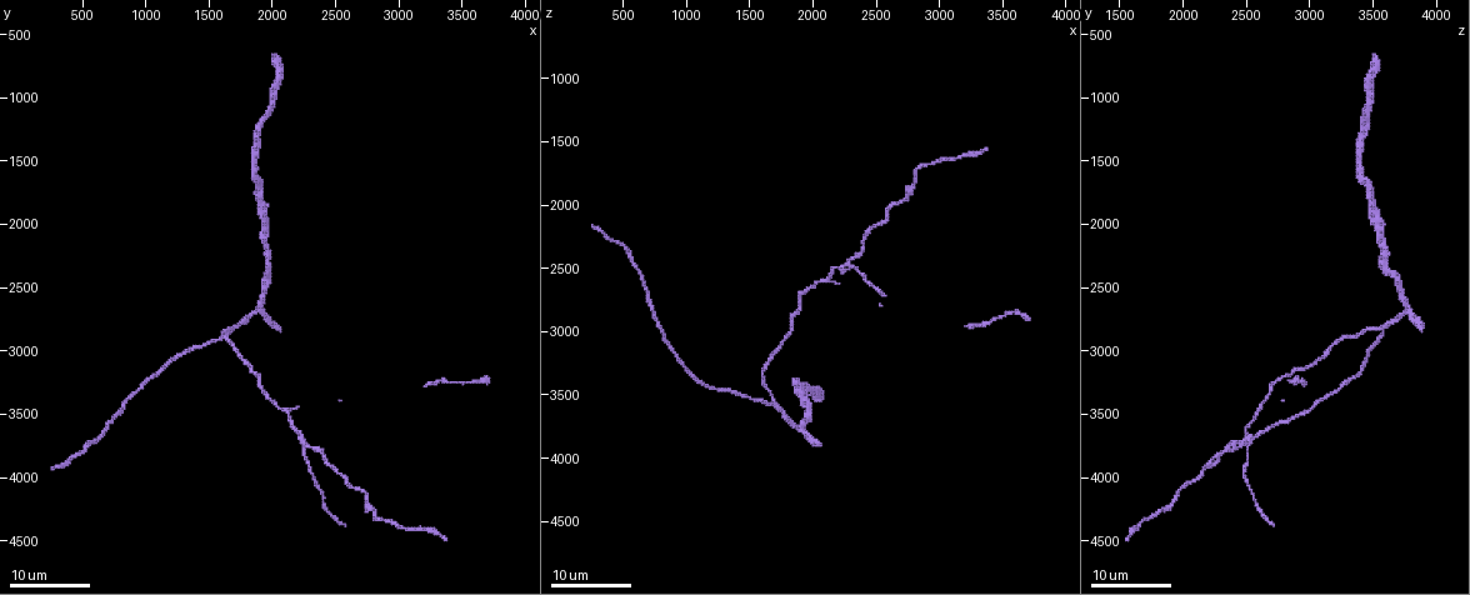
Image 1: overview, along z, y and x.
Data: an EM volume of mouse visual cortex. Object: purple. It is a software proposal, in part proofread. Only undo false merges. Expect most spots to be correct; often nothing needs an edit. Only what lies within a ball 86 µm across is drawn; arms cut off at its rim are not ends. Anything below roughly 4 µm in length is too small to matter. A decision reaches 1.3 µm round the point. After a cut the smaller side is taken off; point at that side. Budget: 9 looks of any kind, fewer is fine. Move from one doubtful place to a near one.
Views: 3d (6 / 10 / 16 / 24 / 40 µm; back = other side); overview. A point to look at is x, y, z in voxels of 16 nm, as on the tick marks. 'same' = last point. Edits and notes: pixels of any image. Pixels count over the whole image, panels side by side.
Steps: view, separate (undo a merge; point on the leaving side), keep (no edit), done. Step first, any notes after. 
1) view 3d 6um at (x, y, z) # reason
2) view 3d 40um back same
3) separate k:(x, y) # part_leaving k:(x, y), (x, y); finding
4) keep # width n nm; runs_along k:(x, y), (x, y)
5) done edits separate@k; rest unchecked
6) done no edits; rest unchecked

view 3d 16um at (1700, 2980, 3120)

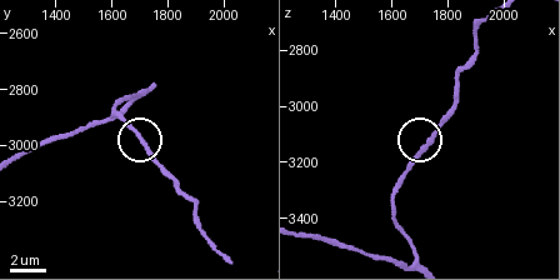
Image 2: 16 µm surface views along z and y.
view 3d 10um at (1720, 2990, 3140) # zoom in

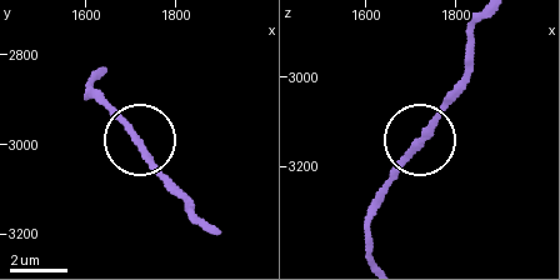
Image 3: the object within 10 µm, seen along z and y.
keep # side_arm 51 um; one neuron here

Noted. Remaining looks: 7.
view 3d 24um at (1680, 2840, 3580) # three-way junction

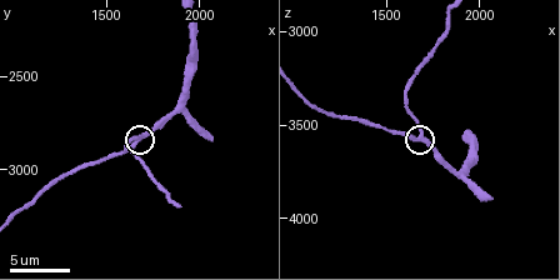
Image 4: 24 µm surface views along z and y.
view 3d 10um same # closer look

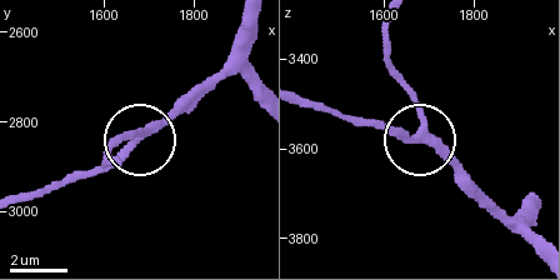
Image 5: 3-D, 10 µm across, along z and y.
keep # width 260 nm; runs_along 5:(386, 25), (385, 48), (415, 105), (423, 138), (468, 181); one neuron here

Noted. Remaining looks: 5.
view 3d 16um at (2120, 3480, 2580) # three arms meet

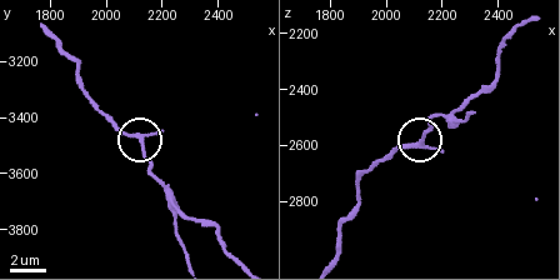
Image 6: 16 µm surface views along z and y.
view 3d 10um at (2120, 3480, 2590)

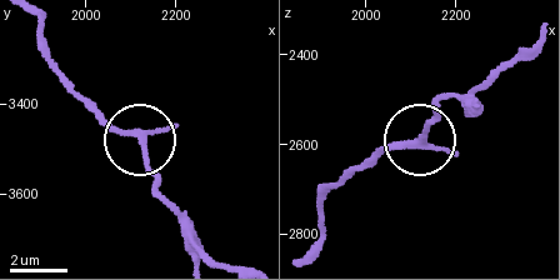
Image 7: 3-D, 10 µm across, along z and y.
keep # runs_along 7:(36, 23), (58, 73), (134, 136), (146, 173), (178, 206); continuous, no second neuron

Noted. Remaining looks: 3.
view 3d 24um at (2820, 4260, 1840) # calibre changes

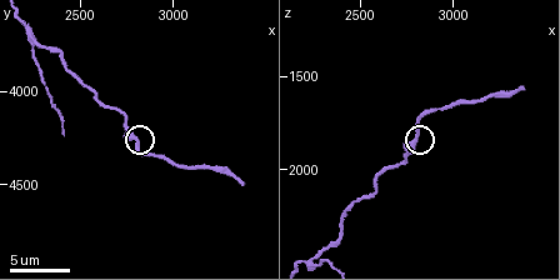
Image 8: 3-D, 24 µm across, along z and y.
view 3d 10um at (2800, 4280, 1820)

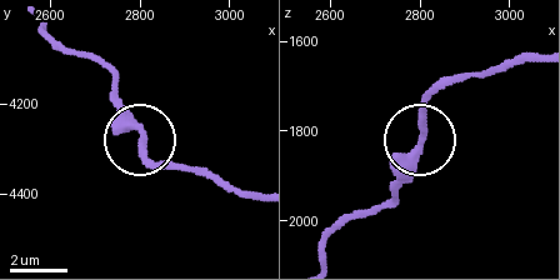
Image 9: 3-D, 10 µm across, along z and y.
keep # one neuron here

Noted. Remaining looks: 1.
done no edits; rest unchecked

